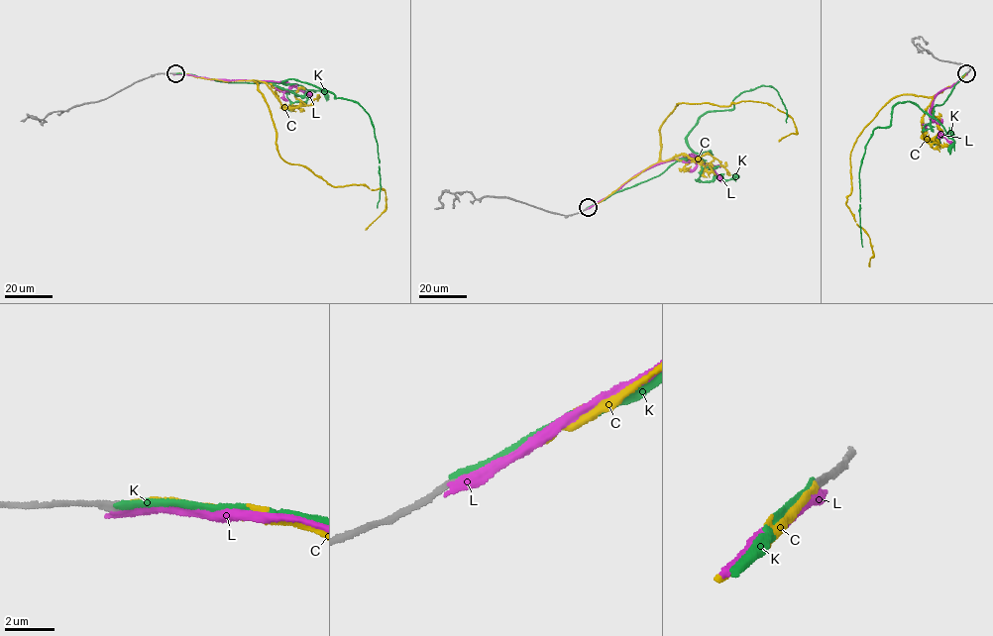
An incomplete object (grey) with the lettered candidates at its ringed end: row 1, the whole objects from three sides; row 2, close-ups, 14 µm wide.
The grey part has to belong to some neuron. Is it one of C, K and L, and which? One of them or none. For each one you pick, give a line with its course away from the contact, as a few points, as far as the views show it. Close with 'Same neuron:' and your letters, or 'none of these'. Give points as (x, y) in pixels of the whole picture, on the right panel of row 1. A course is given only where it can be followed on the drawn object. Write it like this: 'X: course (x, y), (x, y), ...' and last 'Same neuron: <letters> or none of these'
C: course (966, 73), (934, 96), (895, 96), (855, 143), (852, 190), (846, 202), (869, 238), (870, 266)
Same neuron: C

